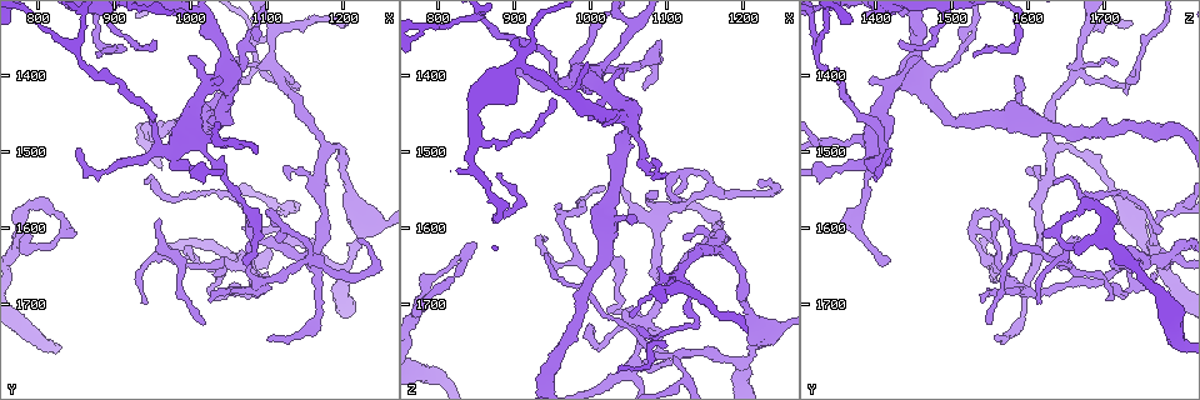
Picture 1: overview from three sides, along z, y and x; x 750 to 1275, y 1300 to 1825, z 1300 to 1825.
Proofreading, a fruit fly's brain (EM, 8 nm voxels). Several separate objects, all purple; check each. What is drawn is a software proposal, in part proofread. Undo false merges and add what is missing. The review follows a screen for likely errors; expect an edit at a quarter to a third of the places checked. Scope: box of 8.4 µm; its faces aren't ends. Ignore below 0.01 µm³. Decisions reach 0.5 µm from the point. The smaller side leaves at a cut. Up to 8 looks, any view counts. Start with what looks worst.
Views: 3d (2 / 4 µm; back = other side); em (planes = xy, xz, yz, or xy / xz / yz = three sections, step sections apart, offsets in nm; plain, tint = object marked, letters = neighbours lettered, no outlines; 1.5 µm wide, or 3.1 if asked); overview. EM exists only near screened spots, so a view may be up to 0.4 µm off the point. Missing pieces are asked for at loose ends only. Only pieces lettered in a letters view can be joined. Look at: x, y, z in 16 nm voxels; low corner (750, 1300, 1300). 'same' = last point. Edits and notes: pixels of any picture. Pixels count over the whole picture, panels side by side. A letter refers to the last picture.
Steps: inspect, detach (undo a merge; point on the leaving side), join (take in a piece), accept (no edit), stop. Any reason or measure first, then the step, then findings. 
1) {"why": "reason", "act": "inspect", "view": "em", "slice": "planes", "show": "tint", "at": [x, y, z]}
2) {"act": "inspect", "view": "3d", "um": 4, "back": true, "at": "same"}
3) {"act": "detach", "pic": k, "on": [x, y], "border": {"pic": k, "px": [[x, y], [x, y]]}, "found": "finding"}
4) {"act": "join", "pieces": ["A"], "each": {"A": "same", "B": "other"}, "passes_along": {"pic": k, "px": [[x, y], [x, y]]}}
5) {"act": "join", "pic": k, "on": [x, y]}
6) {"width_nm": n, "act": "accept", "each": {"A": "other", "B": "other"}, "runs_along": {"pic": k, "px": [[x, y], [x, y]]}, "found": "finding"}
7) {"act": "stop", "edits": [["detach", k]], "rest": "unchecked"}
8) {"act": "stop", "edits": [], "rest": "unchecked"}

{"why": "branch stops here", "act": "inspect", "view": "3d", "um": 4, "at": [1000, 1635, 1725]}

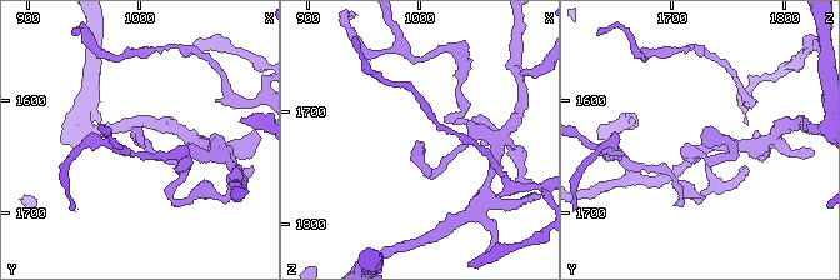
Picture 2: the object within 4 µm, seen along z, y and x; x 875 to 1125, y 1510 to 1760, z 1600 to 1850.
{"act": "inspect", "view": "em", "slice": "planes", "show": "letters", "at": [996, 1632, 1724]}

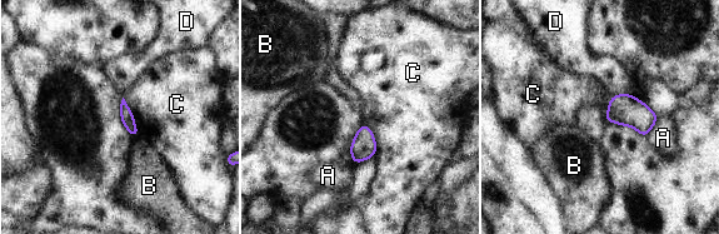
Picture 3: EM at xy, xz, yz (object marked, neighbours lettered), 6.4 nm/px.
{"width_nm": 90, "act": "accept", "each": {"A": "other", "B": "other", "C": "other", "D": "other"}, "border": {"pic": 3, "px": [[123, 96], [131, 110], [140, 135]]}, "found": "none of them fits"}

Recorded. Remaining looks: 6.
{"why": "branch stops here", "act": "inspect", "view": "em", "slice": "planes", "show": "plain", "at": [1105, 1740, 1560]}

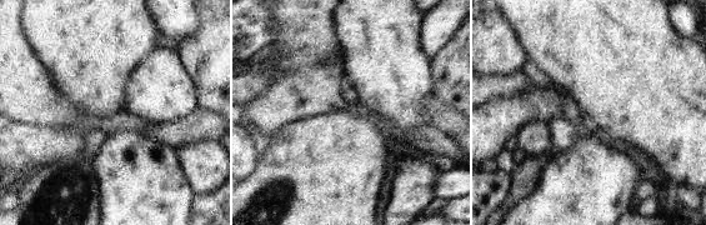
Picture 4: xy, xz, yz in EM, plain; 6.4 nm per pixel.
{"act": "inspect", "view": "em", "slice": "planes", "show": "tint", "at": "same"}

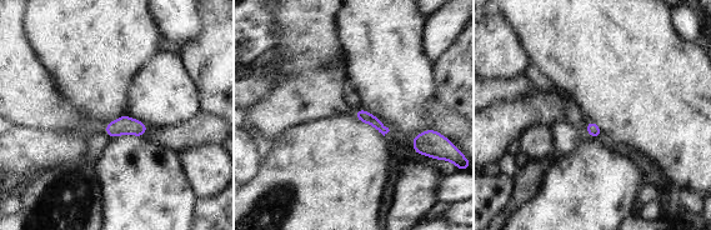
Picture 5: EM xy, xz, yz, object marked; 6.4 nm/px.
{"why": "what lies round it", "act": "inspect", "view": "em", "slice": "planes", "show": "letters", "at": "same"}

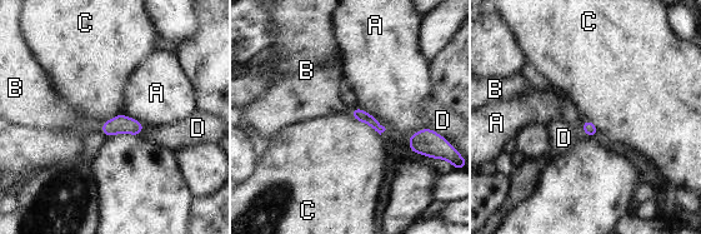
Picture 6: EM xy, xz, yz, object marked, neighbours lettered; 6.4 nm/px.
{"width_nm": 80, "act": "join", "pieces": ["B"], "each": {"A": "other", "B": "same", "C": "other", "D": "other"}, "passes_along": {"pic": 6, "px": [[120, 124], [103, 127], [65, 118]]}, "found": "the cell continues"}

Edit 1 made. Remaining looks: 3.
{"why": "closes a loop", "act": "inspect", "view": "em", "slice": "yz", "step": 4, "show": "tint", "at": [820, 1620, 1640]}

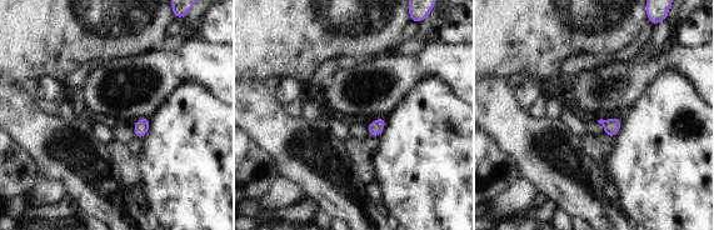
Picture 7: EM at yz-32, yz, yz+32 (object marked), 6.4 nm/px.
{"why": "cut it another way", "act": "inspect", "view": "em", "slice": "xy", "step": 4, "show": "letters", "at": "same"}

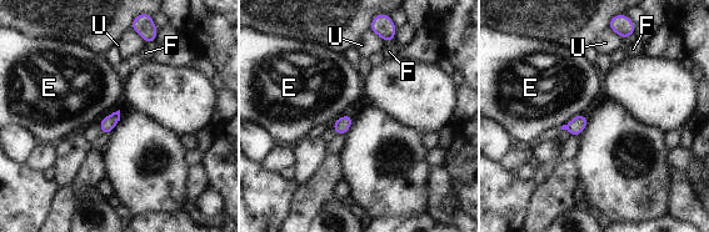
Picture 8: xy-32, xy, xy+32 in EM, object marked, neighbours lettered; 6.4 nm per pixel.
{"width_nm": 60, "act": "accept", "each": {"E": "other", "F": "other", "U": "other"}, "border": {"pic": 8, "px": [[578, 114], [560, 129]]}, "found": "one cell here"}

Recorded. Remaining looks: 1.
{"act": "stop", "edits": [["join", 6]], "rest": "unchecked"}

